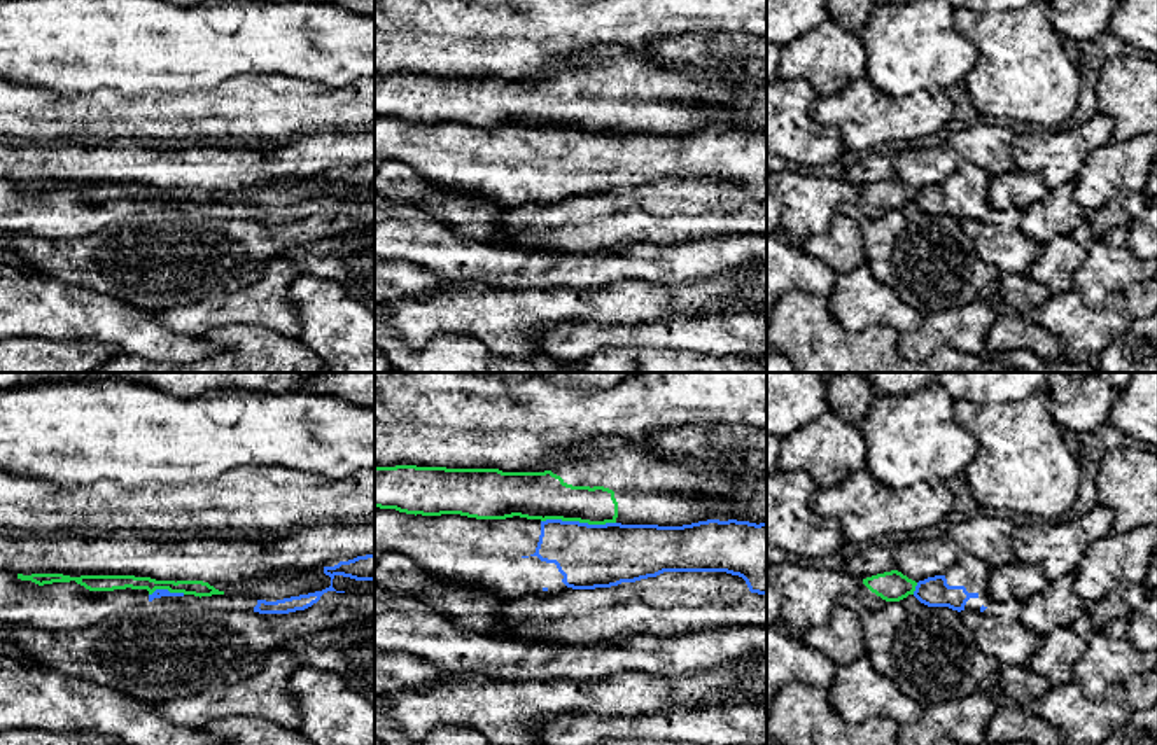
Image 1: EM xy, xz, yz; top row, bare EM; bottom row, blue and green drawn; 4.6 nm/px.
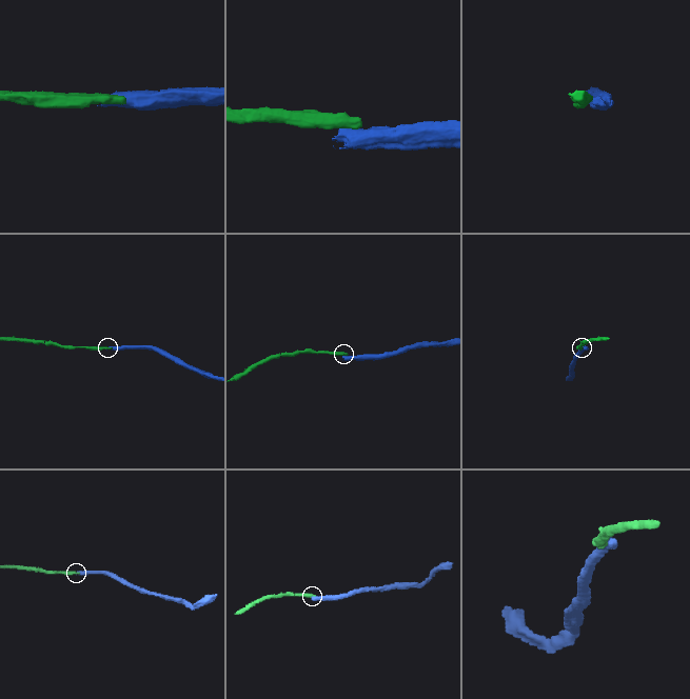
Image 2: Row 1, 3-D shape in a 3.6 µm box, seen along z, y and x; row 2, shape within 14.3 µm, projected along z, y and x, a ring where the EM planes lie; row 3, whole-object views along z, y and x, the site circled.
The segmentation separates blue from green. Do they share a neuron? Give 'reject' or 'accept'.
reject

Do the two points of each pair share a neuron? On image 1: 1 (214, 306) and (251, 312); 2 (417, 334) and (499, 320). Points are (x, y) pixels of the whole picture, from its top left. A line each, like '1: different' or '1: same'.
1: same
2: same

